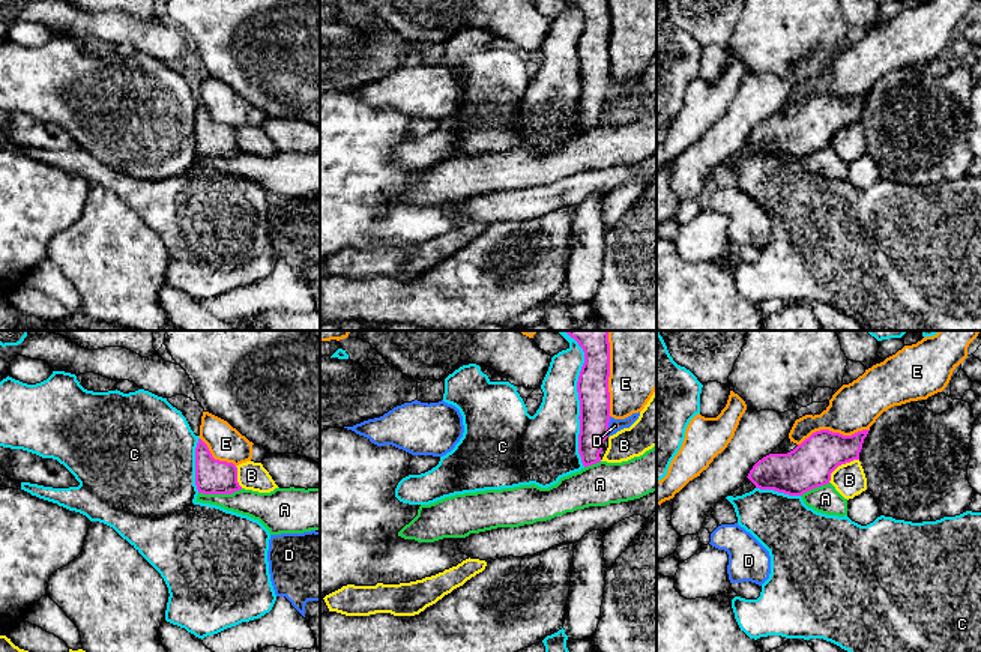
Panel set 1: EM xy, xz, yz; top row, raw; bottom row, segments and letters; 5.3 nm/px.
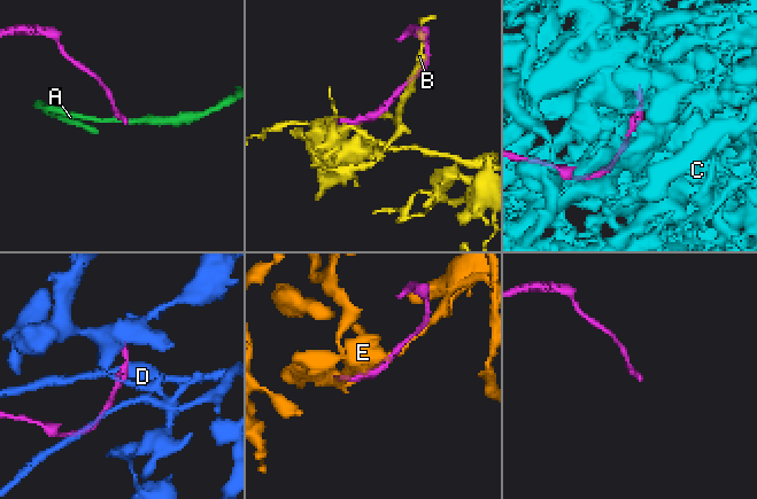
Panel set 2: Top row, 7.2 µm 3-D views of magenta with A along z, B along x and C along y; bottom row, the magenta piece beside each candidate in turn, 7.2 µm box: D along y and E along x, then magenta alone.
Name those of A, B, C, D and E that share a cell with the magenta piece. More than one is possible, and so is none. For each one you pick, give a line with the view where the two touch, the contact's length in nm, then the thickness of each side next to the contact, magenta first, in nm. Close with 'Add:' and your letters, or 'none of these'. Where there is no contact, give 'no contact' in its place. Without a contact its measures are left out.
A: meets magenta in xy; contact 240 nm long; 190 nm thick on the magenta side, 160 nm on the other
Add: A

